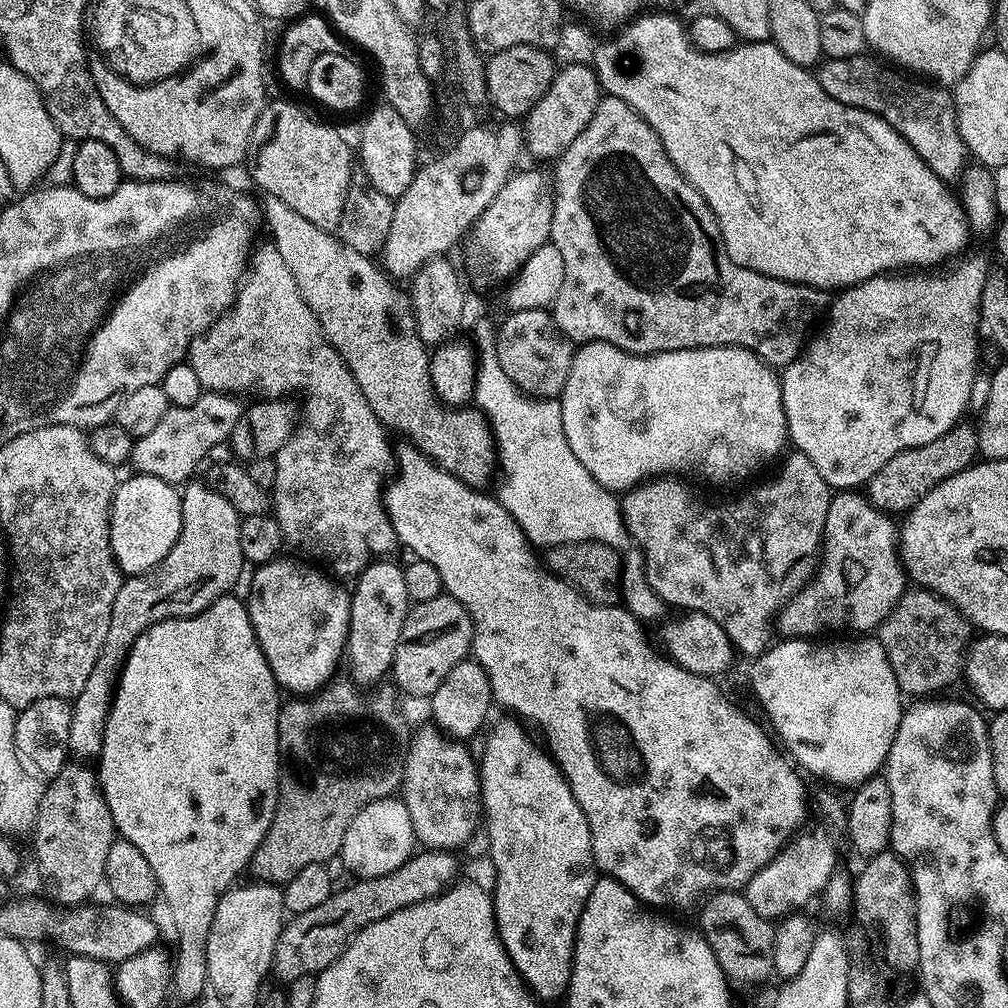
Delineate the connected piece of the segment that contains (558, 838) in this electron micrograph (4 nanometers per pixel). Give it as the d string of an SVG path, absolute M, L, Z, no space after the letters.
M508 718L512 720L500 720L497 722L492 737L489 738L486 750L484 752L479 769L481 773L480 798L482 801L482 820L486 825L488 833L488 856L492 860L492 868L496 871L496 892L492 896L492 905L496 908L496 929L500 935L502 946L510 958L510 962L516 967L516 972L520 979L528 986L528 991L541 1002L547 1000L556 1000L565 995L568 991L570 974L572 973L572 955L576 946L576 927L580 921L582 910L586 906L586 900L590 898L590 890L594 890L598 879L598 869L596 859L592 856L592 835L590 826L570 790L567 778L562 774L562 770L557 766L555 760L539 743L528 737L529 729L525 727L519 719Z

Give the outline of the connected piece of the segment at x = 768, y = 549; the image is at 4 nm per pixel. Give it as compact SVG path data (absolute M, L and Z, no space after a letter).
M792 450L783 460L784 465L776 476L729 504L707 504L692 493L687 479L672 474L644 481L628 489L620 500L624 525L631 543L645 556L645 578L658 598L673 609L684 608L680 610L701 612L714 618L714 622L726 630L741 657L755 658L769 647L774 617L816 575L822 555L824 523L833 489L806 454Z

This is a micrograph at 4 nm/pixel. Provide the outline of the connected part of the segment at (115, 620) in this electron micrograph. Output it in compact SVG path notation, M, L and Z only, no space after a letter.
M206 482L183 485L182 530L174 546L149 572L132 574L121 583L118 598L114 598L110 630L96 659L86 686L71 701L70 742L68 751L77 761L88 762L99 757L104 737L104 722L112 707L118 669L141 632L169 618L198 614L218 597L231 593L238 574L246 566L242 546L238 546L241 515Z

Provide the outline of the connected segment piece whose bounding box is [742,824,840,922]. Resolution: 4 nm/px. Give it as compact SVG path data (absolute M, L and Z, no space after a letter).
M820 824L817 828L805 827L796 833L784 848L750 878L742 891L744 897L762 914L762 918L779 922L786 916L799 913L812 899L823 893L830 878L837 875L836 859L840 856L840 840L836 832L826 825Z

